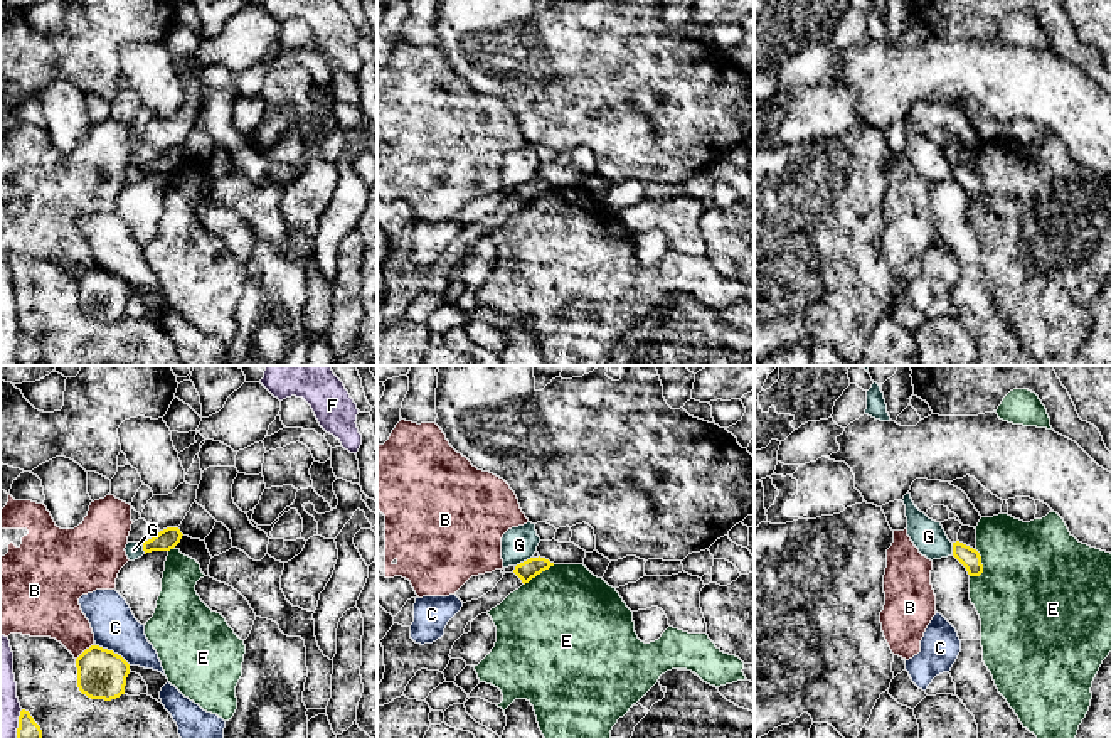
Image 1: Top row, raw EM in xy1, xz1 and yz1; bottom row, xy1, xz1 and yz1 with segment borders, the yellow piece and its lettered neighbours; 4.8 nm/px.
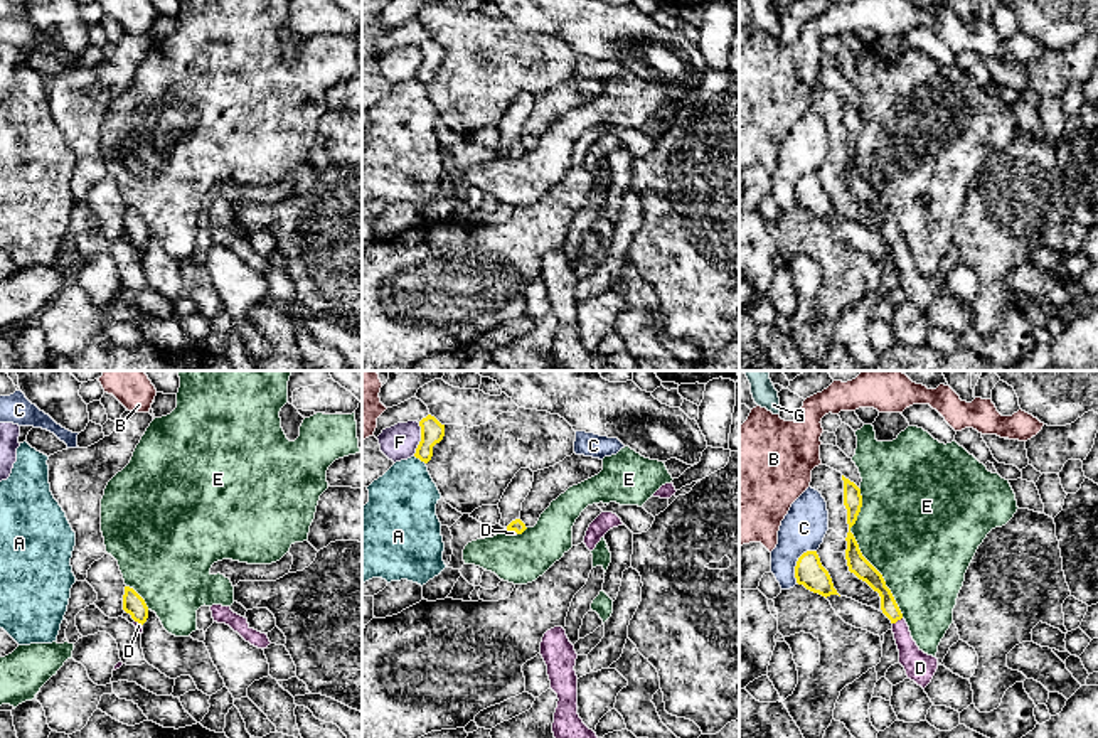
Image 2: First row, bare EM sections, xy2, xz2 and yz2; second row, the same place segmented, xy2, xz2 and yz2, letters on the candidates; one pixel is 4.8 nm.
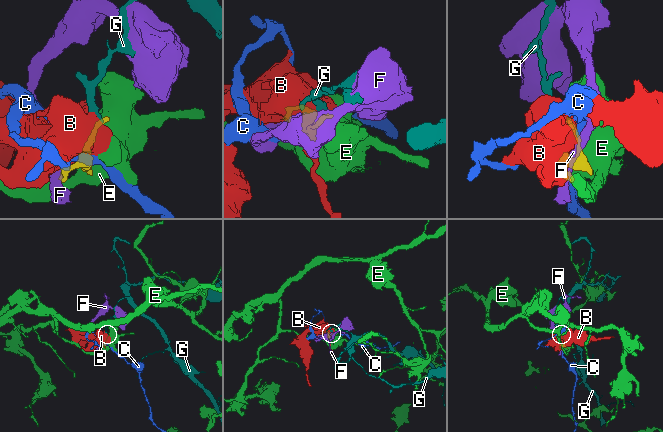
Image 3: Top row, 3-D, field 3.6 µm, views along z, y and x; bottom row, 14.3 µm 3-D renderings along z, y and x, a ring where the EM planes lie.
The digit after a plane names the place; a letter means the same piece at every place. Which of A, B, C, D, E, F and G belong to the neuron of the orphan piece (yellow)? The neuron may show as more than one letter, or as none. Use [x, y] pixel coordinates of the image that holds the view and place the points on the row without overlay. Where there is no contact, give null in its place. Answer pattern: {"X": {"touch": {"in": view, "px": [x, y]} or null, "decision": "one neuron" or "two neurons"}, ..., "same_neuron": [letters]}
{"A": {"touch": {"in": "xz2", "px": [420, 81]}, "decision": "two neurons"}, "B": {"touch": {"in": "xy1", "px": [85, 273]}, "decision": "two neurons"}, "C": {"touch": {"in": "yz2", "px": [797, 184]}, "decision": "two neurons"}, "D": {"touch": {"in": "yz2", "px": [896, 243]}, "decision": "one neuron"}, "E": {"touch": {"in": "yz2", "px": [861, 176]}, "decision": "two neurons"}, "F": {"touch": {"in": "xz2", "px": [421, 63]}, "decision": "two neurons"}, "G": {"touch": {"in": "xz1", "px": [524, 184]}, "decision": "two neurons"}, "same_neuron": ["D"]}

